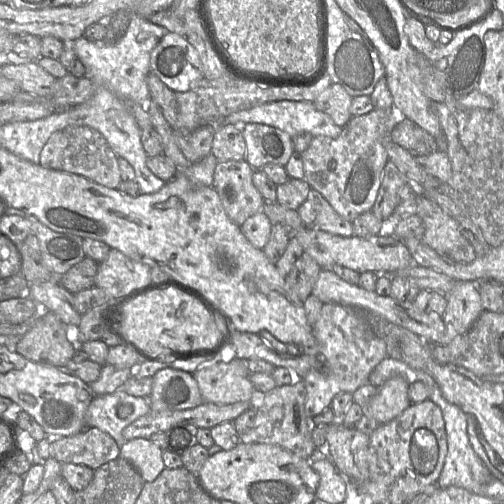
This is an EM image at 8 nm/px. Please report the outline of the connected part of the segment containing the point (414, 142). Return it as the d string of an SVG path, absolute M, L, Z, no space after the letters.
M407 117L396 123L390 138L414 157L438 150L438 140Z

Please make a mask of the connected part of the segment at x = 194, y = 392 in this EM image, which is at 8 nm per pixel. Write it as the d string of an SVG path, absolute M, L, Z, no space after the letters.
M165 368L152 378L153 388L148 398L152 411L186 410L204 403L198 383L191 373Z

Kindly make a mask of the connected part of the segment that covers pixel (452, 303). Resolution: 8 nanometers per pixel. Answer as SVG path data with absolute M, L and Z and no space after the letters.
M457 281L447 294L447 306L442 319L452 336L466 333L483 311L477 284Z

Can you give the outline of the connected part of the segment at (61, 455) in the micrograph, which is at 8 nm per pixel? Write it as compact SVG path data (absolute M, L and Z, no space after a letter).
M85 428L78 434L50 439L50 457L60 463L74 463L95 470L119 457L120 447L98 428Z

